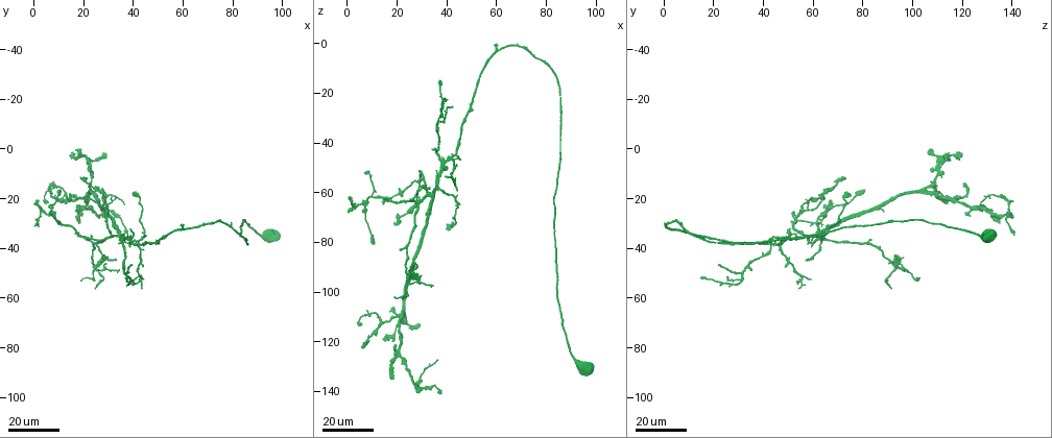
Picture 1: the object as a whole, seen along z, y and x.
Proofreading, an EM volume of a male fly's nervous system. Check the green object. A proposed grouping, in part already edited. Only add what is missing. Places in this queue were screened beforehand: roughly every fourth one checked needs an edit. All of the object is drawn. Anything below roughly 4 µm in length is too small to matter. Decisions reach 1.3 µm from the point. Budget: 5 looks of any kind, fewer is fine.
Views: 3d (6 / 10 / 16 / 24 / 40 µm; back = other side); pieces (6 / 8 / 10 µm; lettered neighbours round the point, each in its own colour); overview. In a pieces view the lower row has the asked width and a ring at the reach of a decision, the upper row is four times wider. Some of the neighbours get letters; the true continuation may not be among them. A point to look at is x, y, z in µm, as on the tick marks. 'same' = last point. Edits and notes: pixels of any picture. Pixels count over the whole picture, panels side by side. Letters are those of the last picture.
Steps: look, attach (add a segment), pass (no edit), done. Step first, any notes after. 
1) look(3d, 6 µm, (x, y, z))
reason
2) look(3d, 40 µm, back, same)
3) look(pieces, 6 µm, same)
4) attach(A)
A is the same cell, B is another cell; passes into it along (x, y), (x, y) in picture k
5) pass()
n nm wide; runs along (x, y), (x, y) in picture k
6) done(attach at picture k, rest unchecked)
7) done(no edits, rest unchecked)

look(3d, 24 µm, (2, 23, 65))
an open end

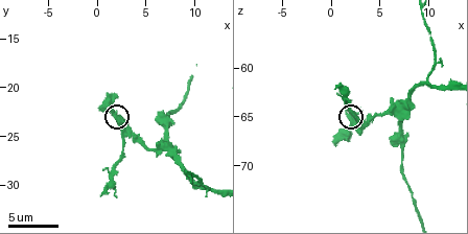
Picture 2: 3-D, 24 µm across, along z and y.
look(pieces, 10 µm, (1.8, 22.8, 64.4))

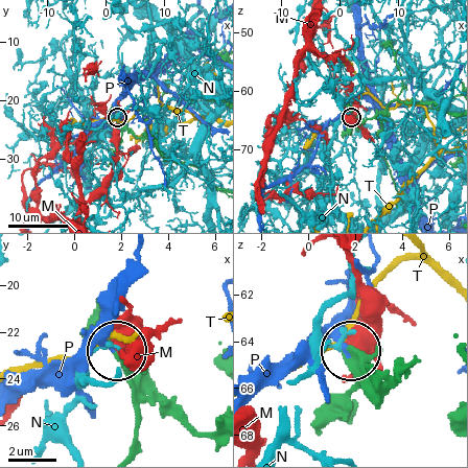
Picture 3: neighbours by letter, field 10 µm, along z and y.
pass()
320 nm wide; M, N, P and T are other cells; none of them fits

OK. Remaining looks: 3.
look(3d, 16 µm, (21, 36, 82))
branch stops here

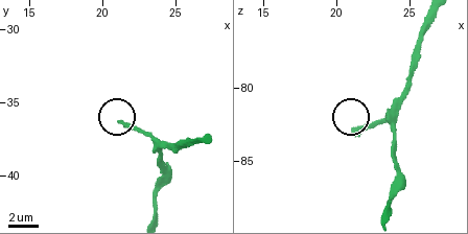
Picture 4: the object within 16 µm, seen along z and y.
look(pieces, 6 µm, (21.2, 36.4, 83.2))
see the neighbours

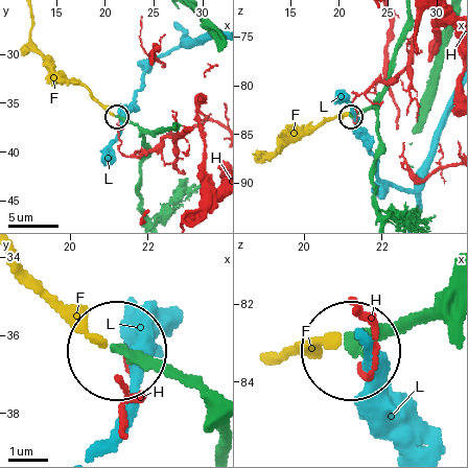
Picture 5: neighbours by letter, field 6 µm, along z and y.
attach(F)
F is the same cell, H and L are other cells; passes into it along (199, 389), (106, 346), (19, 259) in picture 5; the neuron continues

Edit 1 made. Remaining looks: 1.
done(attach at picture 5, rest unchecked)

